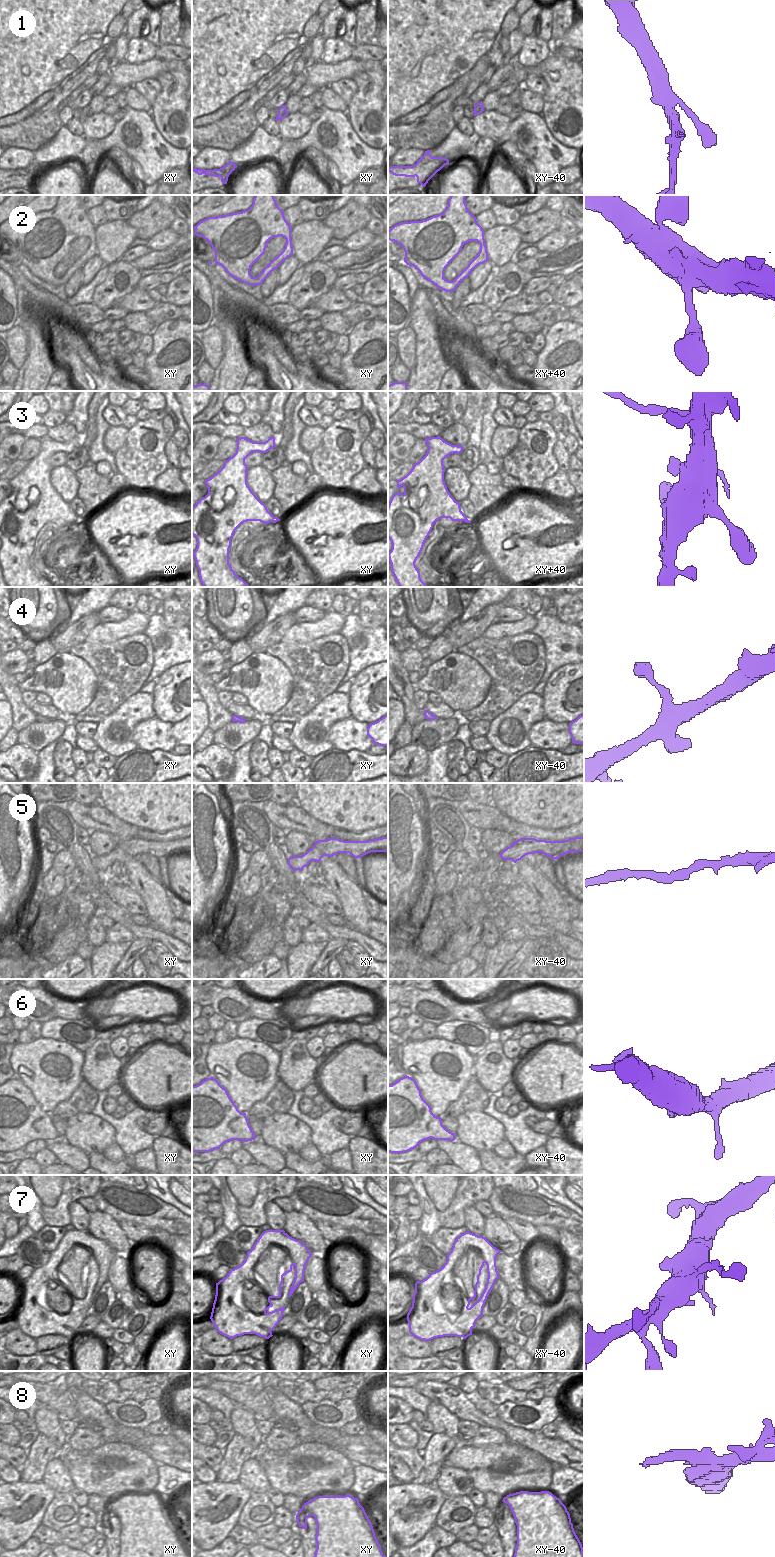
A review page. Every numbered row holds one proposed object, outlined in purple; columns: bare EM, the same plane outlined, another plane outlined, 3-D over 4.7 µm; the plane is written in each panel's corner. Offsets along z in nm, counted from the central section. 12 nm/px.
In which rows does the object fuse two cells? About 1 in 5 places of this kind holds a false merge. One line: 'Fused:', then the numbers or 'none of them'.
Fused: 8

